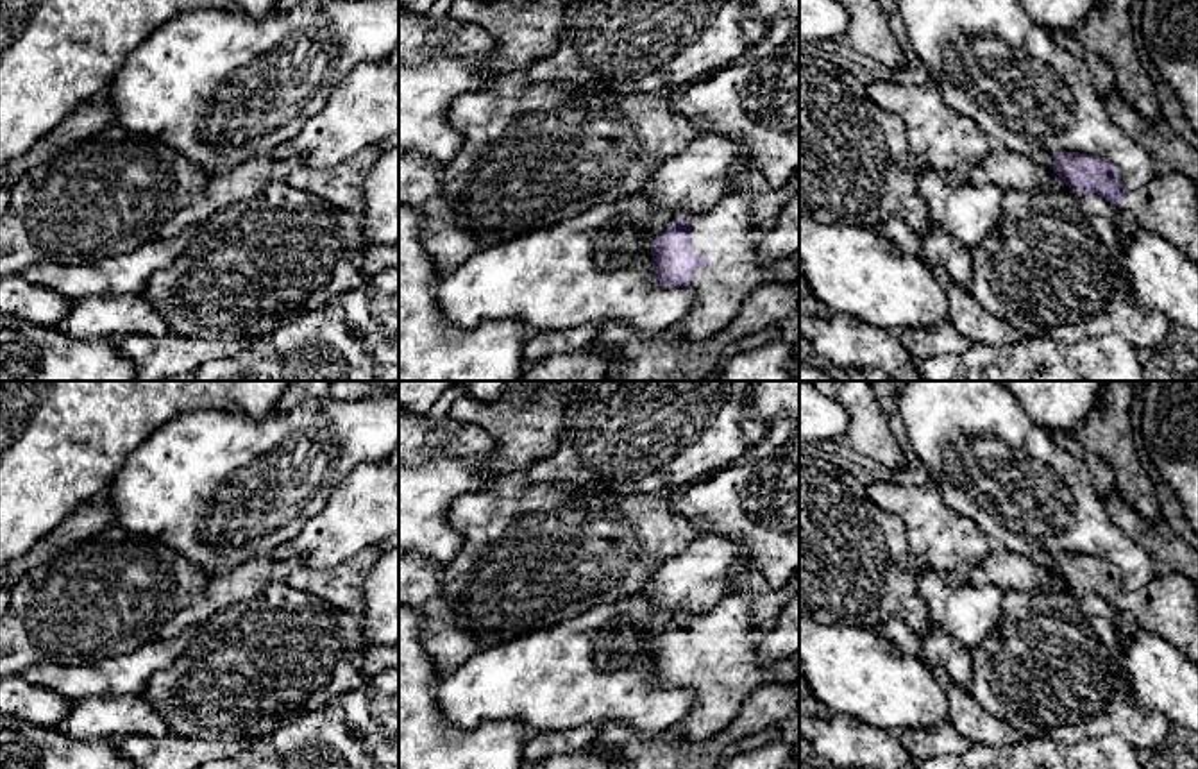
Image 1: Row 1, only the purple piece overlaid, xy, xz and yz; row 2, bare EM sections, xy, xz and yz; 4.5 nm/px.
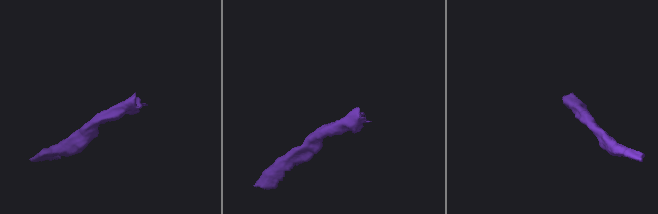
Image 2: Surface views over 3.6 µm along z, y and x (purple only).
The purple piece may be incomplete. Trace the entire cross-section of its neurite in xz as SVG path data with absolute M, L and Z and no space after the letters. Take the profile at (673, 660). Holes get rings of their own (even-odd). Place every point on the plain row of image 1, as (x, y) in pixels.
M742 590L726 594L722 599L703 613L694 613L685 621L674 621L651 646L653 674L663 689L690 687L696 694L694 705L674 726L678 735L685 740L703 740L722 726L738 712L749 692L765 683L783 683L799 689L799 653L774 660L767 665L758 662L758 646L765 637L767 626L755 628L749 621L753 617L751 592Z

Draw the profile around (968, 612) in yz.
M928 569L912 574L932 626L942 628L967 651L974 649L1000 622L1001 588L971 581L953 587Z

